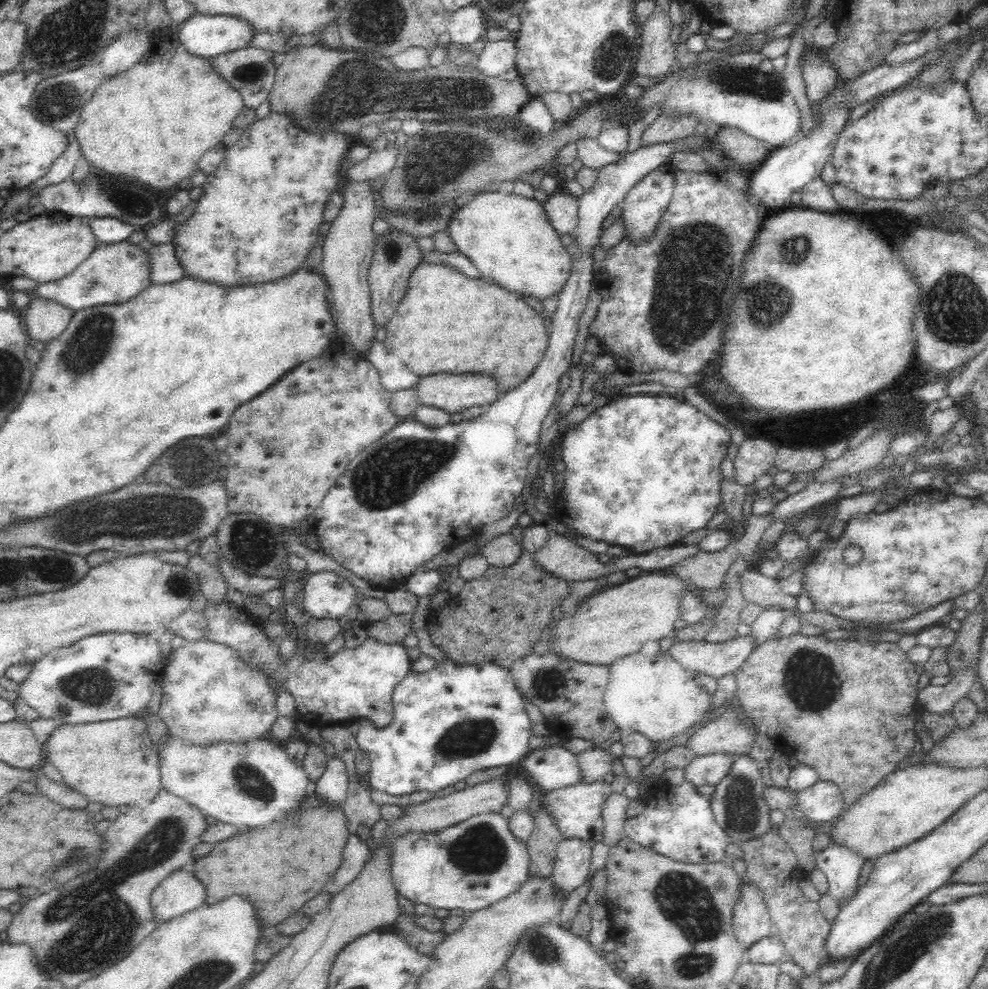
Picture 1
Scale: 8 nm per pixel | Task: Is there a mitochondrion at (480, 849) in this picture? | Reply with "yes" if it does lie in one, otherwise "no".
yes

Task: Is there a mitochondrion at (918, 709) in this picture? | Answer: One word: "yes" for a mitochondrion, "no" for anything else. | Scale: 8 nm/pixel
no

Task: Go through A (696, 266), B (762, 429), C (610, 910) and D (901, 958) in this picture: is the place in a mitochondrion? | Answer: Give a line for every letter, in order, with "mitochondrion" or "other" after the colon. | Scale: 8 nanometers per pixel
A: mitochondrion
B: other
C: other
D: mitochondrion

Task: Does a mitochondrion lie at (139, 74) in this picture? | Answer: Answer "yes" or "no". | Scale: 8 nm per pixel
no

